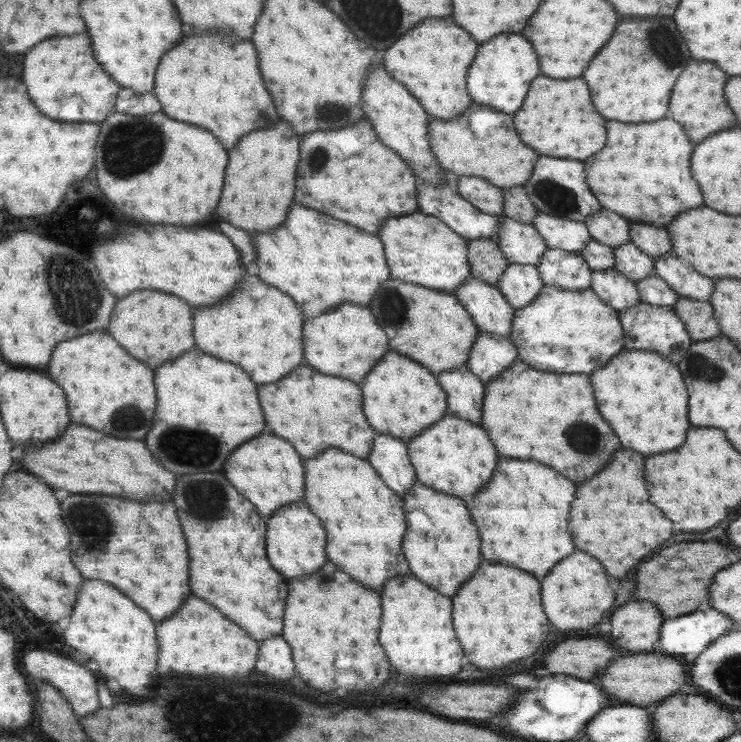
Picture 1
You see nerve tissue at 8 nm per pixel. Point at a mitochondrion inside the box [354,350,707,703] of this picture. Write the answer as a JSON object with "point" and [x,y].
{"point":[583,437]}

